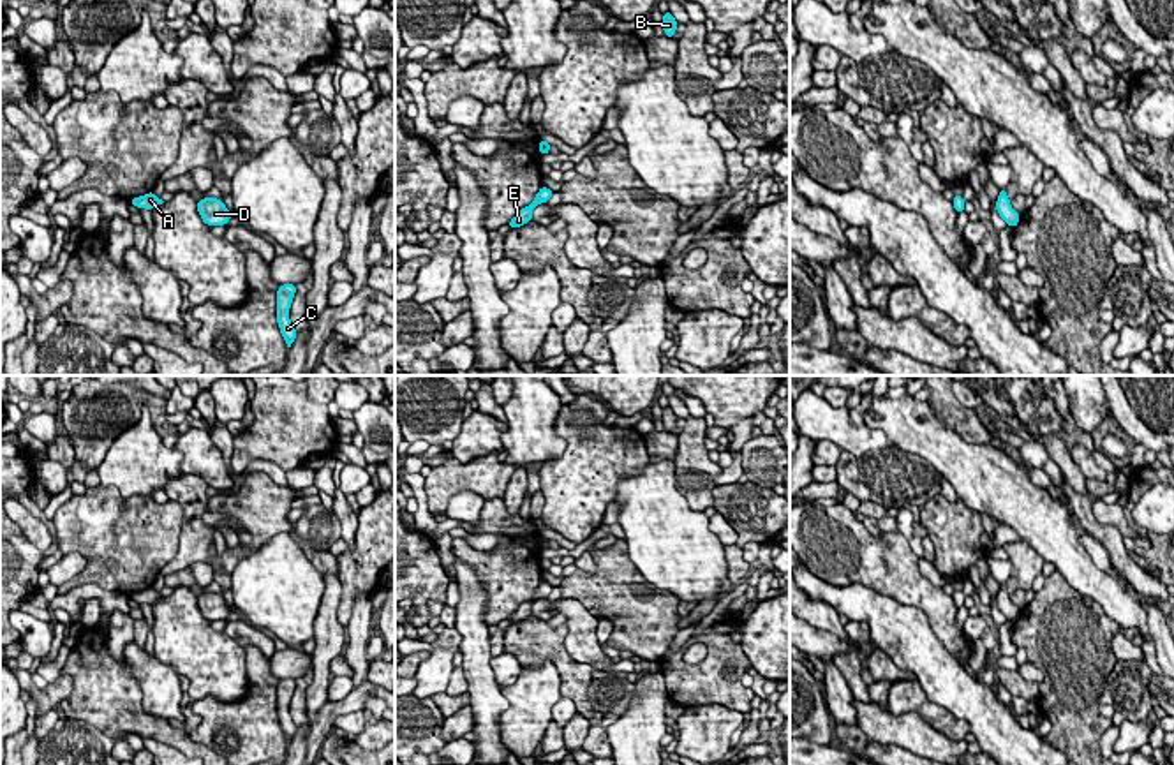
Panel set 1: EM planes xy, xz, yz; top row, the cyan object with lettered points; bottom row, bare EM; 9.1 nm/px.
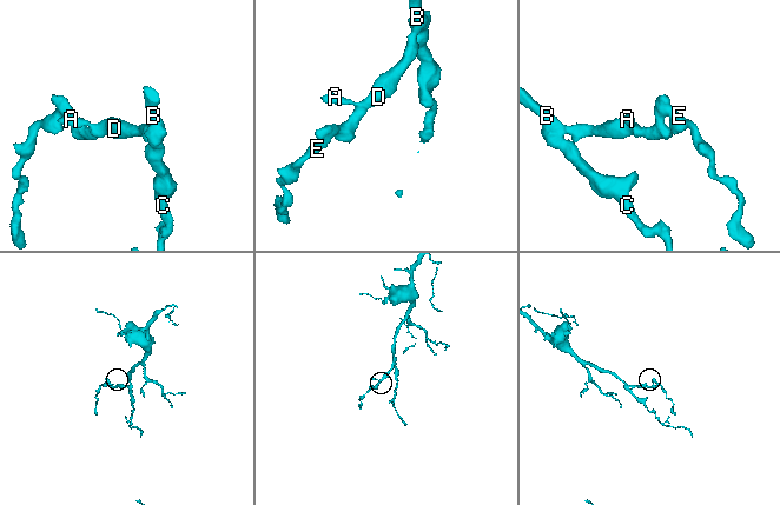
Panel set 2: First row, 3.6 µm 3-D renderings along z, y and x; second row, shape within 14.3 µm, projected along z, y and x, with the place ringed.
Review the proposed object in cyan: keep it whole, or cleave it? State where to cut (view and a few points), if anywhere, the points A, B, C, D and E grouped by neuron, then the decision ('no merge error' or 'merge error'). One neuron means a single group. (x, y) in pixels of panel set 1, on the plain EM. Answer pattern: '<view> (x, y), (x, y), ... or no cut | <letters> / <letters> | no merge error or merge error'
no cut | A B C D E | no merge error

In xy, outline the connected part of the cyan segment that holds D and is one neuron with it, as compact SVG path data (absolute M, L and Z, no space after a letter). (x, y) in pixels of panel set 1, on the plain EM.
M203 592L197 596L197 606L206 620L226 620L233 612L233 606L217 592Z

